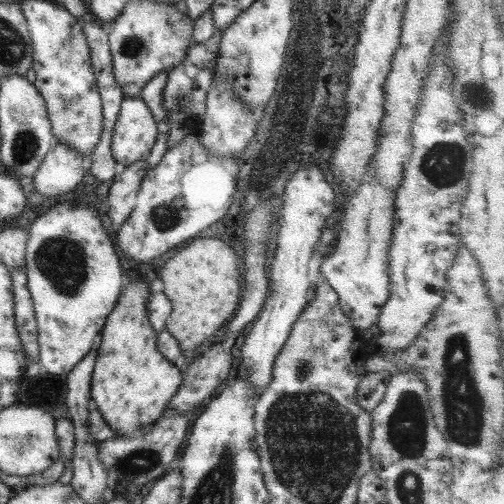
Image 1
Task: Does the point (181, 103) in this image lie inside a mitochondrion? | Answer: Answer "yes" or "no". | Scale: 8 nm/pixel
yes

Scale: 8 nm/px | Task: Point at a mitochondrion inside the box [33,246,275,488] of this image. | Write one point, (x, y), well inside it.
(140, 462)

